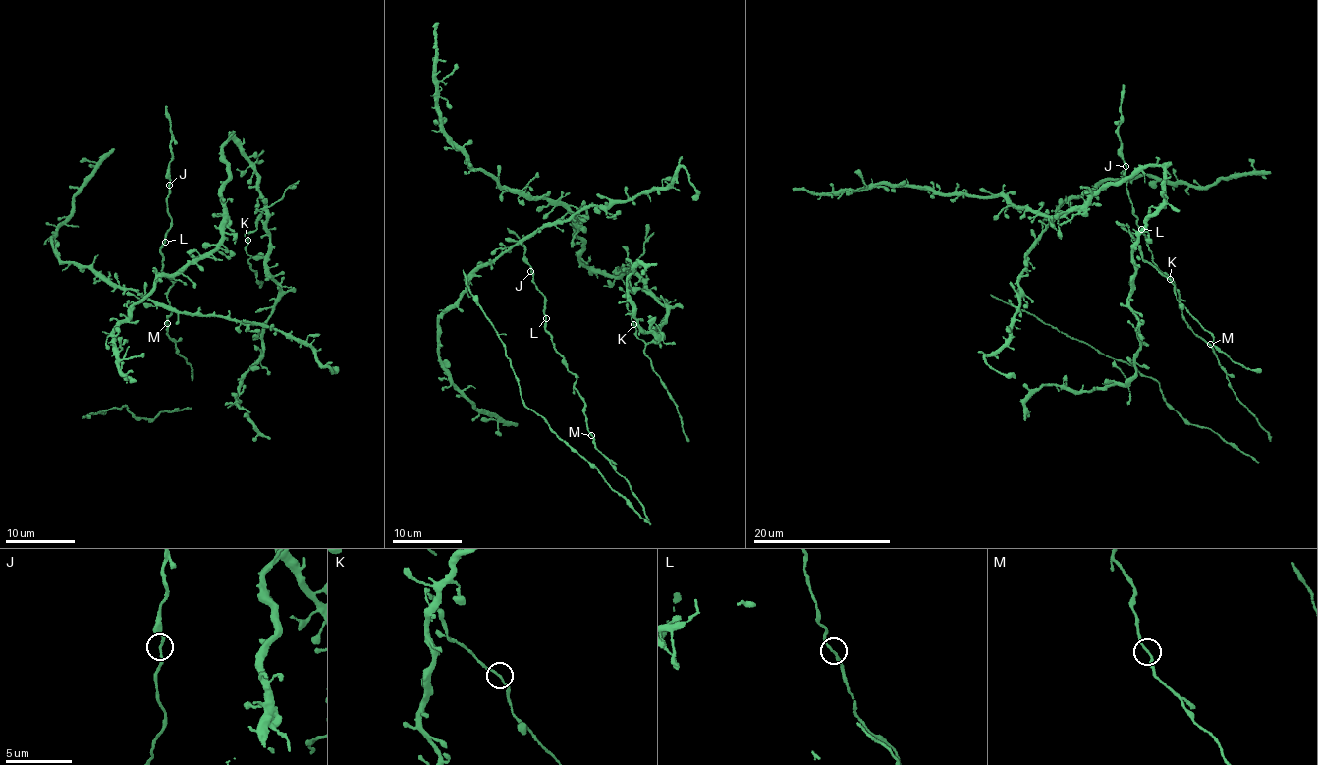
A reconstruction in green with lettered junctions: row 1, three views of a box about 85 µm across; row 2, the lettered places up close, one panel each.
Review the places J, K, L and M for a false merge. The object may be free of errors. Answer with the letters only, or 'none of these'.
none of these

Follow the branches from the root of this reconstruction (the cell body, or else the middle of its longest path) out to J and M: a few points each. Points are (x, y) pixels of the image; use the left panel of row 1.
J: (163, 242), (164, 233), (171, 229), (171, 215), (167, 207), (169, 185)
M: (163, 242), (161, 271), (173, 284), (167, 293), (171, 312), (167, 323)

